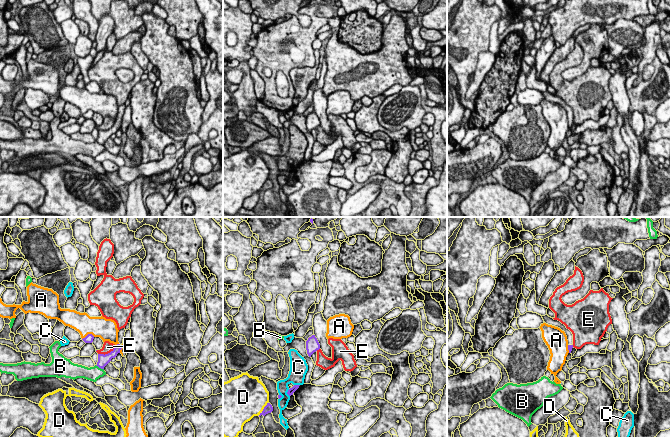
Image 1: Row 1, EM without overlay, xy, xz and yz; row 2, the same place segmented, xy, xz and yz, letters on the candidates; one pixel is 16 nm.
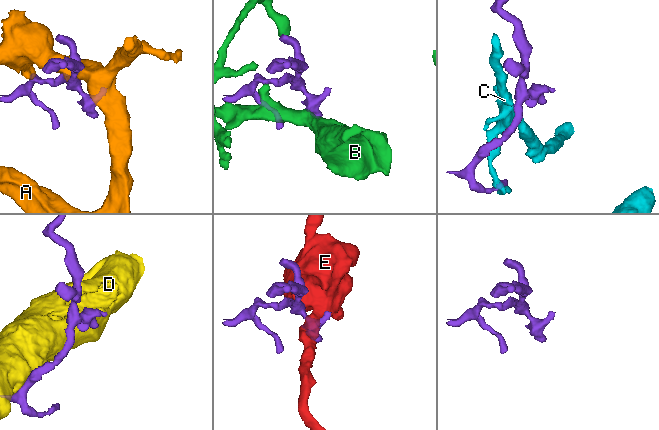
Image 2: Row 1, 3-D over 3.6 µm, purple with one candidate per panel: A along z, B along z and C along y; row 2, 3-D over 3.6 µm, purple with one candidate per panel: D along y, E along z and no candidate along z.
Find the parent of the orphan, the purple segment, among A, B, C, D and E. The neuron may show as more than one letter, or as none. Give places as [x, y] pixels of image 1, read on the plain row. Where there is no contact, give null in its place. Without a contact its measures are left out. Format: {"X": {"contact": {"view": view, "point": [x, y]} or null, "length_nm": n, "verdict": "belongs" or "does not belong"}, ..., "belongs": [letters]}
{"A": {"contact": {"view": "xy", "point": [88, 110]}, "length_nm": 220, "verdict": "does not belong"}, "B": {"contact": {"view": "xy", "point": [99, 143]}, "length_nm": 160, "verdict": "does not belong"}, "C": {"contact": {"view": "xz", "point": [287, 169]}, "length_nm": 130, "verdict": "does not belong"}, "D": {"contact": {"view": "xz", "point": [263, 185]}, "length_nm": 260, "verdict": "does not belong"}, "E": {"contact": {"view": "xy", "point": [106, 130]}, "length_nm": 320, "verdict": "does not belong"}, "belongs": []}

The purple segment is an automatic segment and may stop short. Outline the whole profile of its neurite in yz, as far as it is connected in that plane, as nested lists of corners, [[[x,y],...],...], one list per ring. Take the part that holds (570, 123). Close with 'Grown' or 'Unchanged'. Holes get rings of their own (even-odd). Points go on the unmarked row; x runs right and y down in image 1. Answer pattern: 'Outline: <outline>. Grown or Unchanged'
Outline: [[[548,91],[542,92],[542,94],[546,100],[558,103],[562,107],[565,108],[565,110],[567,112],[567,116],[568,116],[568,126],[569,126],[569,129],[571,129],[572,124],[573,124],[573,110],[572,110],[572,108],[569,105],[567,105],[566,102],[564,100],[562,100],[560,97],[554,96],[553,94],[549,93]]]. Grown

